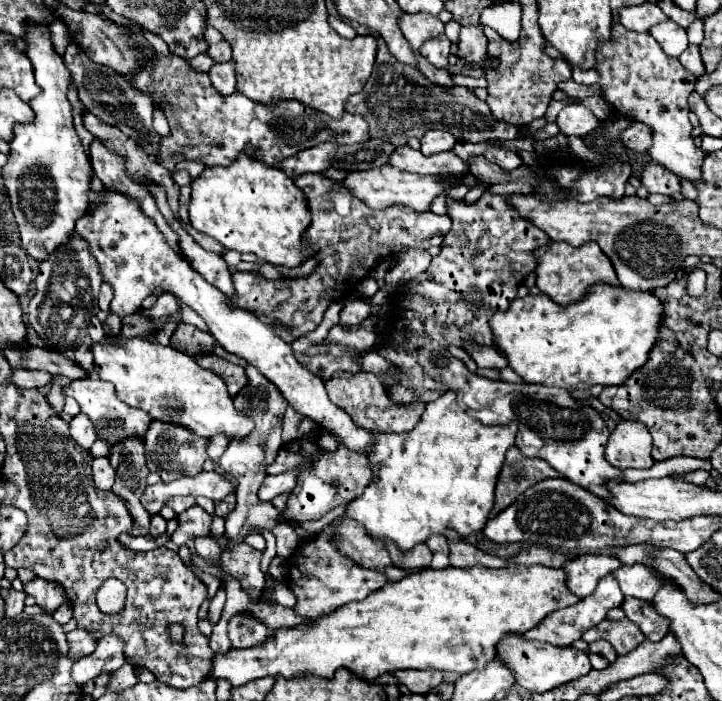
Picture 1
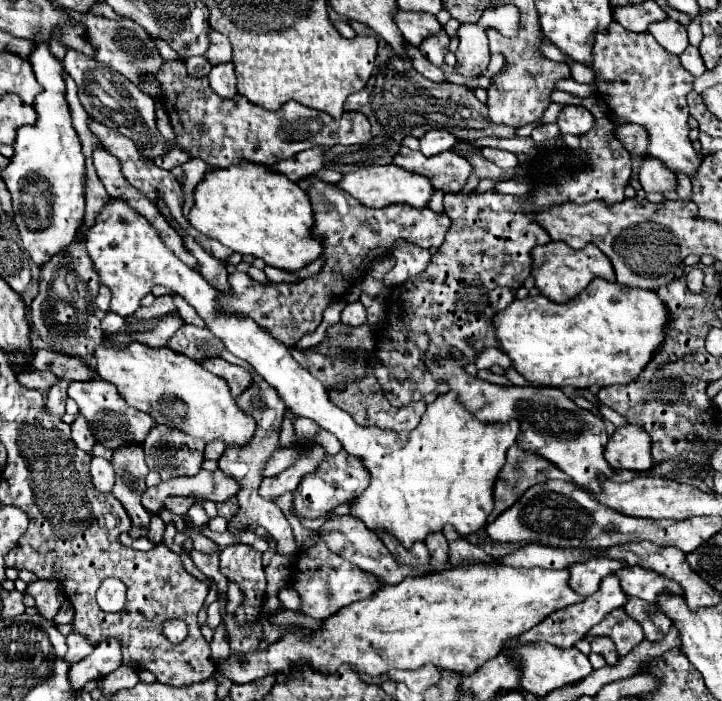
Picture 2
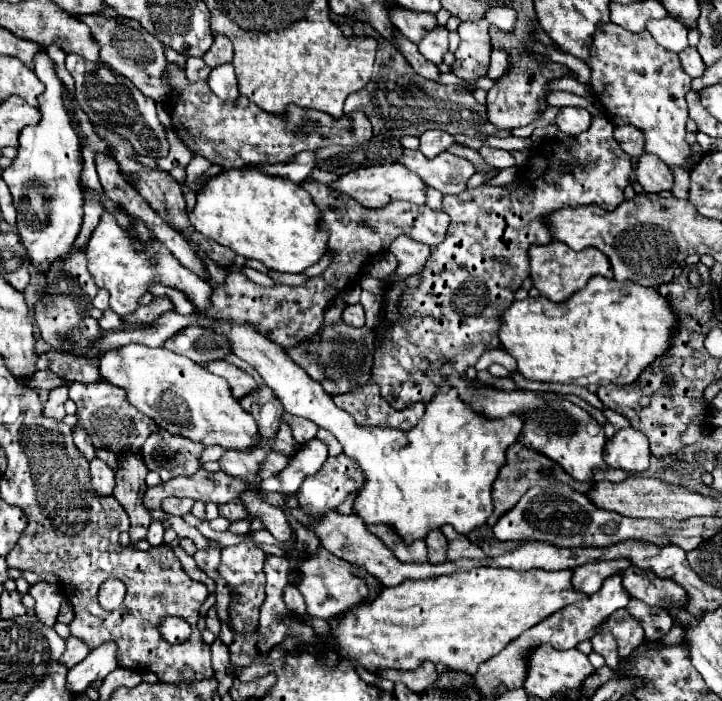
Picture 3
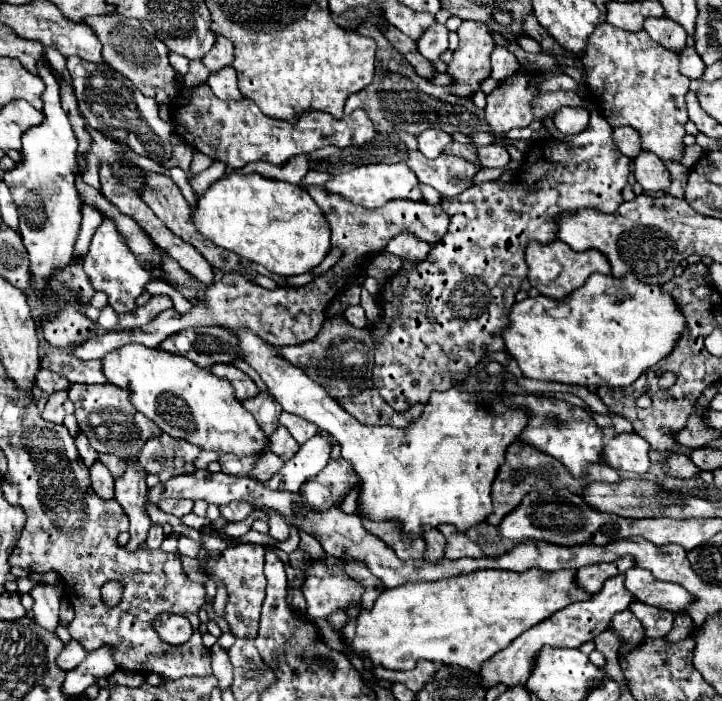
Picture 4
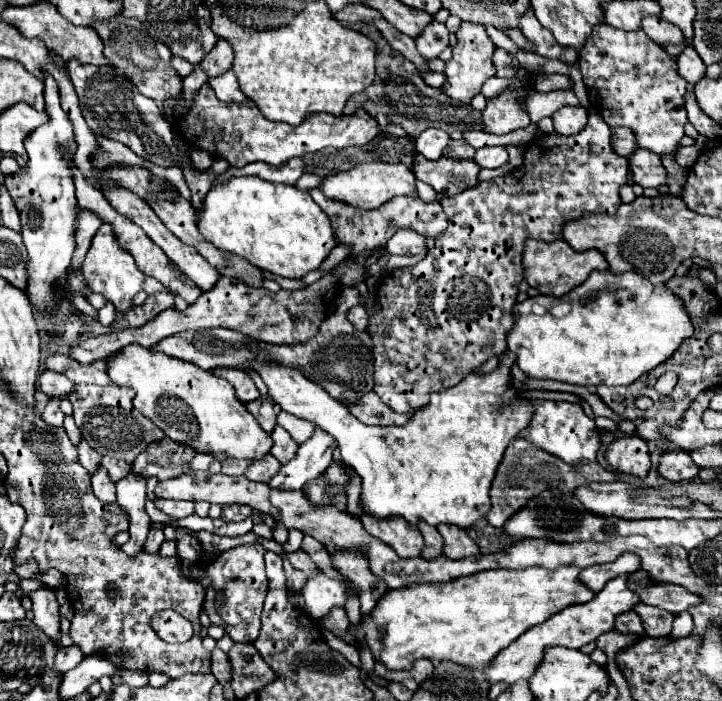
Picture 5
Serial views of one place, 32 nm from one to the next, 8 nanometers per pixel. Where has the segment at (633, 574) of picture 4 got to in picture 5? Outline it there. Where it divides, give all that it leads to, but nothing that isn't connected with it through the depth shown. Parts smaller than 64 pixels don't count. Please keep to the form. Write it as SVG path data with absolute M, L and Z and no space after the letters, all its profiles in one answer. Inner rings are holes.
M644 570L630 574L632 588L634 588L634 592L640 596L640 600L644 604L668 610L672 614L680 614L680 612L684 612L684 610L688 610L688 608L702 602L700 596L696 596L696 594L688 592L686 588L676 586L676 584L664 584L662 582L662 584L642 588L642 586L638 586L638 580L642 580L642 578L648 578L648 574Z

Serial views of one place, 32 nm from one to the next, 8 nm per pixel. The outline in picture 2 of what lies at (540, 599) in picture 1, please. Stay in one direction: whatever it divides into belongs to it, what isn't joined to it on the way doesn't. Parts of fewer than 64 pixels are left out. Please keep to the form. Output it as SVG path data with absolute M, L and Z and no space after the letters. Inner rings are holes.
M476 564L470 568L454 568L446 572L436 572L434 576L422 578L406 578L396 586L384 586L380 592L372 594L368 600L360 600L348 608L342 608L336 616L324 620L320 632L312 632L312 636L304 636L300 632L286 632L278 642L270 644L266 650L256 650L246 654L246 658L234 658L222 662L216 670L218 674L230 678L234 684L254 682L268 674L290 672L292 662L300 664L300 660L308 660L314 668L322 672L334 672L340 664L350 664L360 672L370 676L380 676L392 668L416 670L424 664L432 662L436 668L456 672L456 674L472 674L492 656L496 656L504 644L512 638L518 638L522 632L540 624L552 612L566 608L574 602L580 602L582 596L572 592L568 584L568 570L544 570L544 568L510 568L510 566L486 566Z

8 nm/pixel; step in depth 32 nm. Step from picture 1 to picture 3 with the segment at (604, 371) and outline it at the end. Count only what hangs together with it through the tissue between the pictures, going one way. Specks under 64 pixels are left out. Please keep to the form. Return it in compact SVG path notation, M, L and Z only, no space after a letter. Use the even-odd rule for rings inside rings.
M594 276L588 284L572 294L566 302L552 302L546 296L526 298L522 302L514 302L506 312L500 328L500 340L504 350L516 358L518 370L528 380L540 382L560 382L560 384L578 384L590 386L598 384L616 384L628 386L636 382L644 368L656 362L656 358L664 356L670 348L670 340L678 328L678 316L672 312L672 306L664 296L660 296L658 288L644 288L638 284L620 284L614 278Z

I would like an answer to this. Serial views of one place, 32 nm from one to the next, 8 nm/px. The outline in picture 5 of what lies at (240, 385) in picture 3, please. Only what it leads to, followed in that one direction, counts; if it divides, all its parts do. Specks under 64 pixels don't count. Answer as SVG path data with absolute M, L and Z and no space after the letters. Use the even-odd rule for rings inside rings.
M216 368L216 370L212 370L212 372L214 372L216 376L220 376L220 378L226 378L226 380L234 386L236 396L238 396L244 404L260 398L258 388L254 386L252 378L250 378L246 372L242 372L242 370L230 370L230 368Z

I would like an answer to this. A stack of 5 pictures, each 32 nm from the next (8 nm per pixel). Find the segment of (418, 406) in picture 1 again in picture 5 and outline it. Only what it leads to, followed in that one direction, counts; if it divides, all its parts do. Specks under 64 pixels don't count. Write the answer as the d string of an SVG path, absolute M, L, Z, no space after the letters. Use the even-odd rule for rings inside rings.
M368 392L360 404L352 404L348 406L348 410L364 424L376 424L376 426L388 426L388 424L406 424L410 420L410 416L404 414L396 414L392 412L374 392Z

